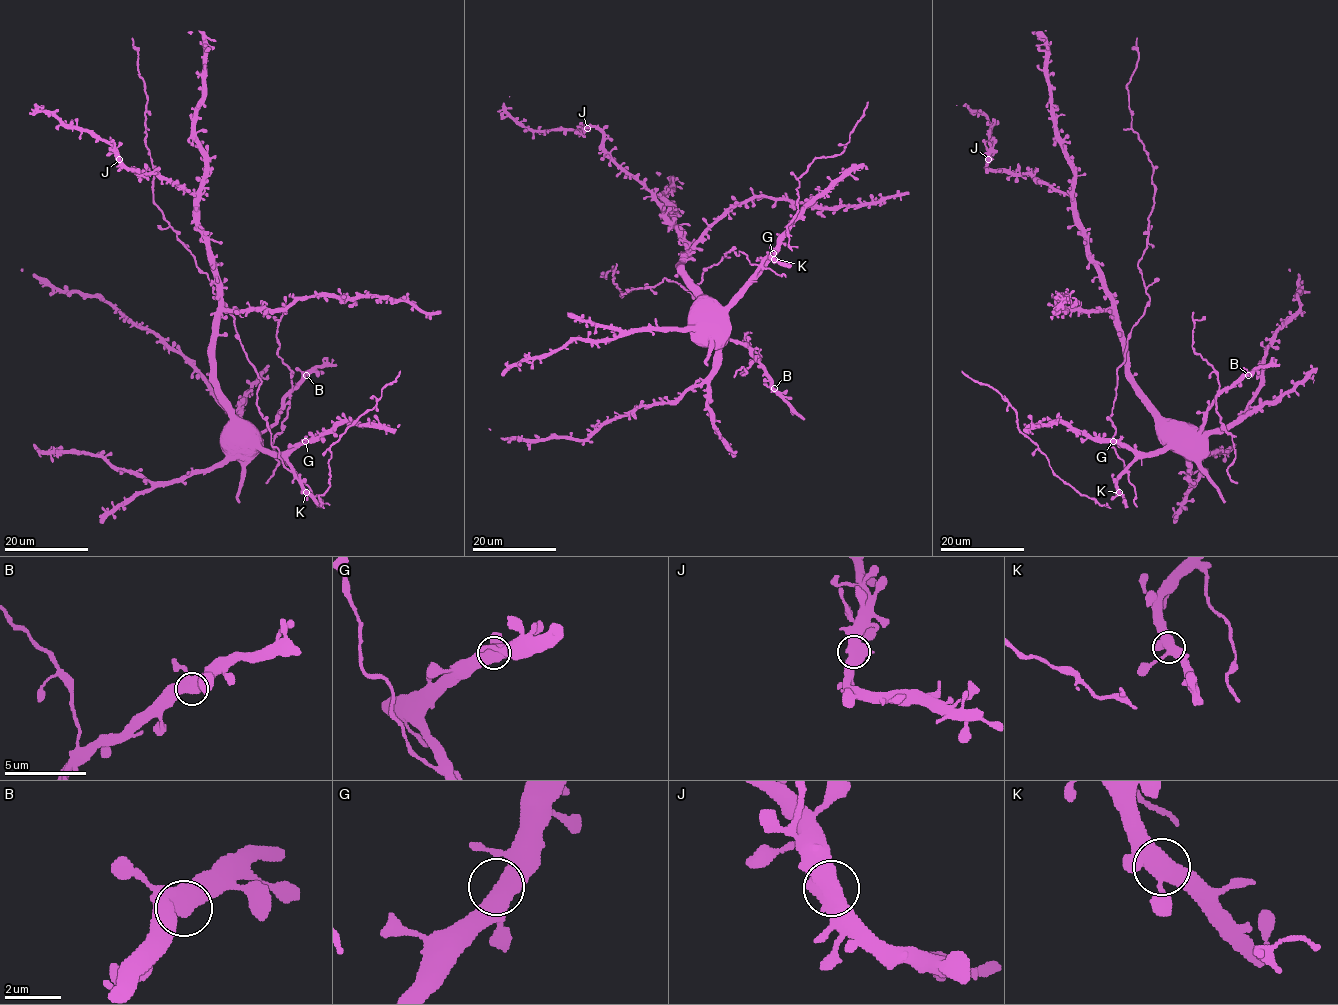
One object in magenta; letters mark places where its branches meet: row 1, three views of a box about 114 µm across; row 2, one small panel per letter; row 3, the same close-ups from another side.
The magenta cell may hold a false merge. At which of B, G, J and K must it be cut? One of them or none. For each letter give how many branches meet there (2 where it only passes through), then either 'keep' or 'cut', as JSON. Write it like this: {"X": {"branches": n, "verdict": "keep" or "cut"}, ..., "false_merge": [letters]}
{"B": {"branches": 3, "verdict": "keep"}, "G": {"branches": 3, "verdict": "keep"}, "J": {"branches": 3, "verdict": "keep"}, "K": {"branches": 3, "verdict": "keep"}, "false_merge": []}

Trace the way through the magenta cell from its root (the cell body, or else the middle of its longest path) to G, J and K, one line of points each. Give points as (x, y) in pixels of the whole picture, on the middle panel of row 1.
G: (718, 315), (773, 253)
J: (718, 315), (686, 280), (687, 246), (661, 204), (611, 157), (604, 134), (587, 128)
K: (718, 315), (759, 265), (768, 257), (774, 259)

